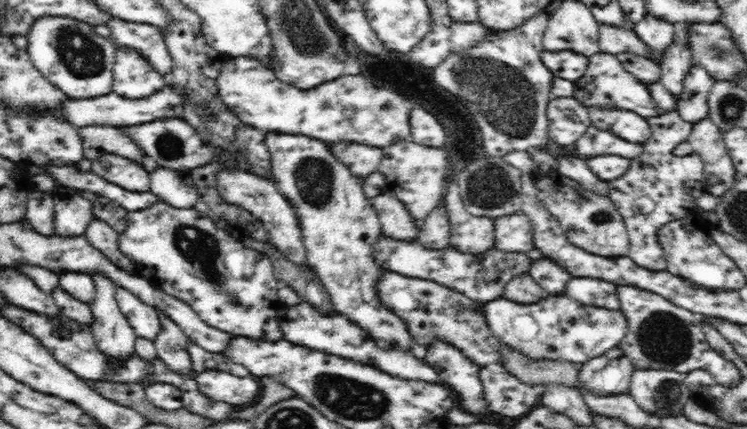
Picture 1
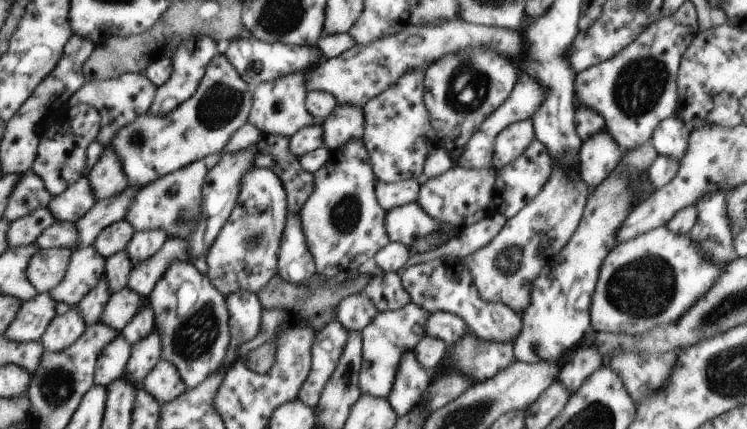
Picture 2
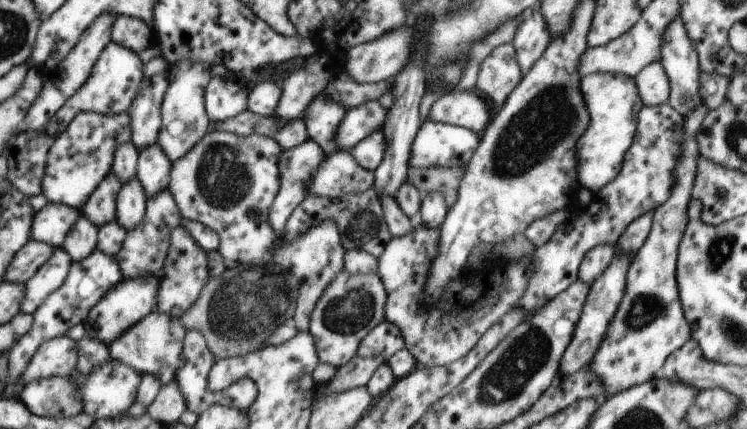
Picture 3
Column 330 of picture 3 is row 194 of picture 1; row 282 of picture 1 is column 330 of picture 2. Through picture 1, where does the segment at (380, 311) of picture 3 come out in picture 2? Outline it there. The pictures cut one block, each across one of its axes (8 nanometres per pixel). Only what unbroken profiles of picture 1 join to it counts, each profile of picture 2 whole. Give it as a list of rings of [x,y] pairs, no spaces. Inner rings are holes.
[[[330,321],[322,330],[318,330],[311,350],[311,369],[306,380],[299,388],[297,398],[310,408],[316,408],[322,389],[332,376],[337,362],[341,359],[344,347],[346,346],[349,332],[340,324],[340,321]]]

